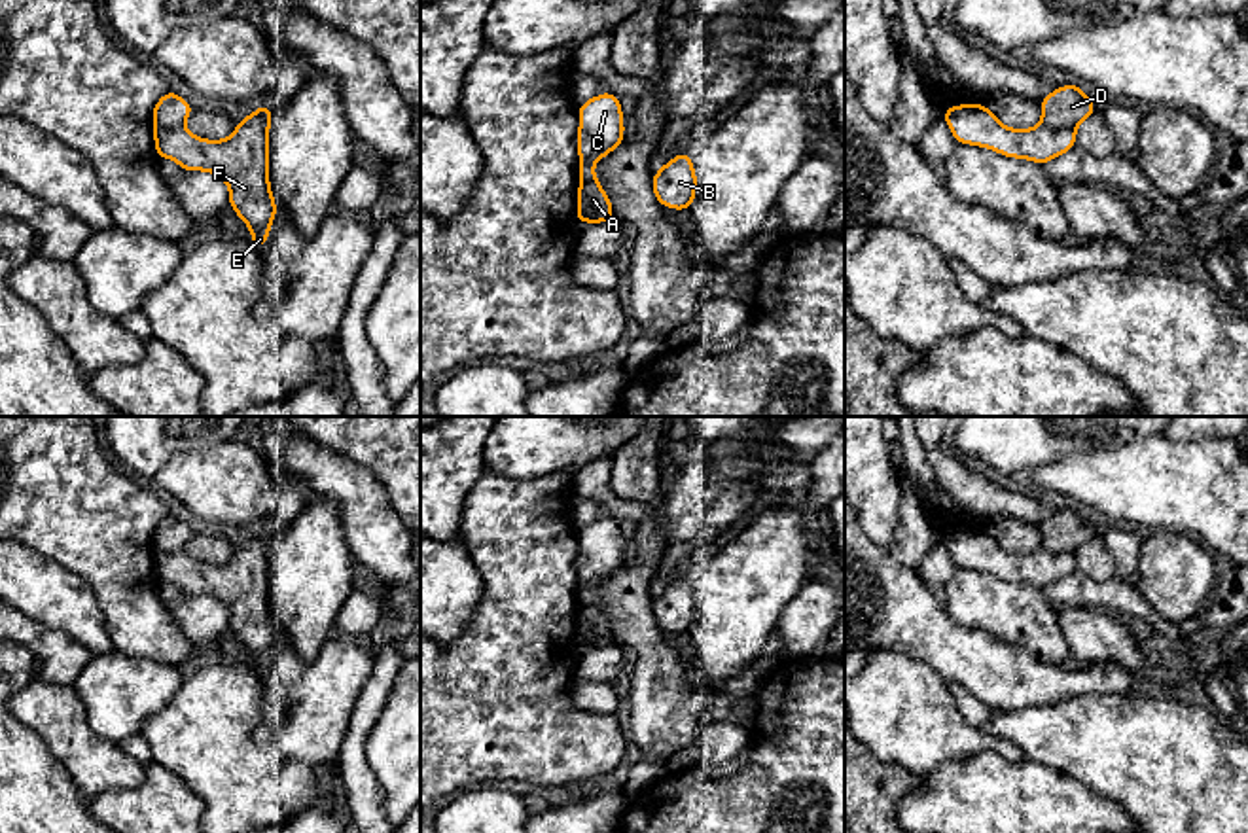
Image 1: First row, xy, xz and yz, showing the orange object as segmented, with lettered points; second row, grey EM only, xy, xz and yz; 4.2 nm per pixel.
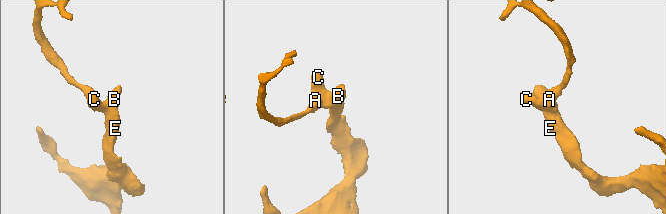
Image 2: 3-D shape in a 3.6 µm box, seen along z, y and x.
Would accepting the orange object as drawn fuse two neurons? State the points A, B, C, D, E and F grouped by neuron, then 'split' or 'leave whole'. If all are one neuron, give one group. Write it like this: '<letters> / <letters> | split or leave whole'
A B C E F / D | split

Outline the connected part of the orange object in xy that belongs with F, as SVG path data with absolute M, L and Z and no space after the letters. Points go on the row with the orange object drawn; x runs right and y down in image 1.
M263 102L248 114L225 140L206 140L187 129L153 127L155 153L176 161L184 172L208 170L229 186L229 208L252 229L259 250L278 214L269 184L269 127L273 110Z

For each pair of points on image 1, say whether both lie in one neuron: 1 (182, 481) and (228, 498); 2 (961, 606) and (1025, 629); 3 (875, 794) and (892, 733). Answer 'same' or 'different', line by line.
1: same
2: same
3: different

